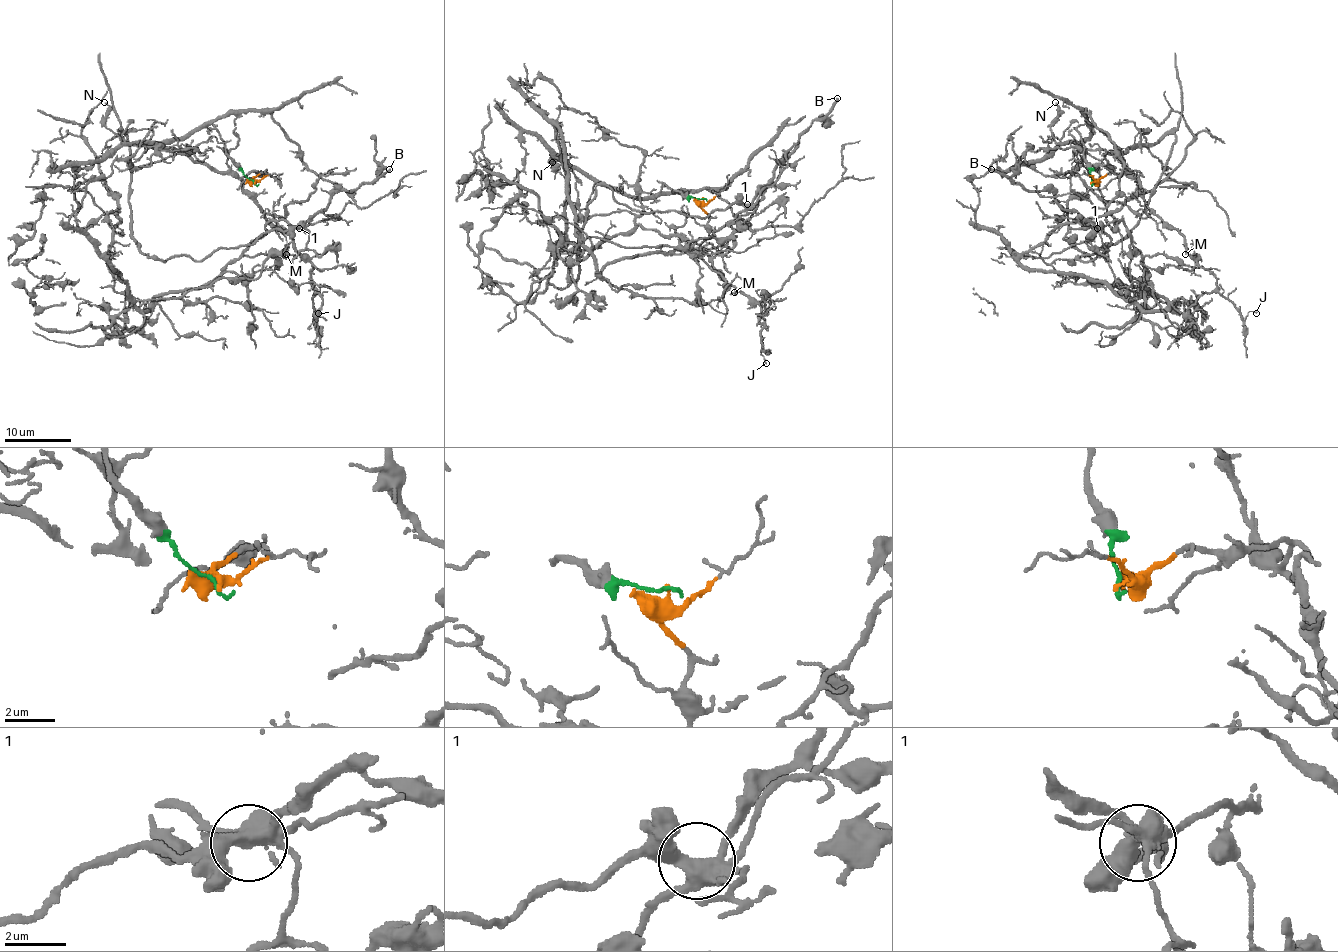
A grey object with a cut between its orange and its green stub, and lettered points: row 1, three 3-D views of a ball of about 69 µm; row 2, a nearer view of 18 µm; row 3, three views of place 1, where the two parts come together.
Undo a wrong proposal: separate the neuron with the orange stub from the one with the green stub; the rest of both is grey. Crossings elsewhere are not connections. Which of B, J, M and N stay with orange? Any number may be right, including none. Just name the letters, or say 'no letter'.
B, J, M

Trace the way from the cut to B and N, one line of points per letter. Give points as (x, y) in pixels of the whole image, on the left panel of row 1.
B: (255, 183), (260, 173), (214, 172), (121, 133), (130, 233), (163, 261), (302, 228), (337, 191), (390, 168)
N: (254, 183), (226, 152), (226, 145), (211, 124), (161, 142), (121, 142), (105, 125), (108, 115), (105, 102)

